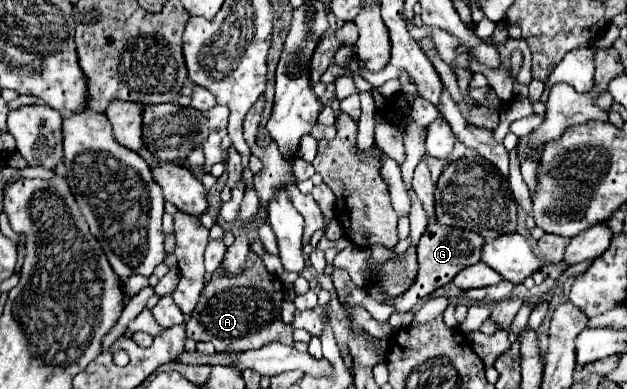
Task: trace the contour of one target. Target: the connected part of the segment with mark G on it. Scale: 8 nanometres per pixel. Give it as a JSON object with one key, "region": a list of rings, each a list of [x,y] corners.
{"region":[[[429,223],[425,233],[421,235],[417,247],[415,247],[417,263],[419,263],[417,277],[415,277],[413,285],[405,293],[401,293],[395,299],[391,299],[391,305],[397,311],[411,311],[417,305],[417,301],[421,301],[423,297],[433,293],[437,287],[443,287],[445,283],[449,283],[455,277],[455,273],[459,273],[461,269],[465,269],[469,265],[475,265],[479,261],[481,245],[483,245],[483,237],[479,237],[477,233],[455,229],[455,227],[437,225],[437,223]]]}

